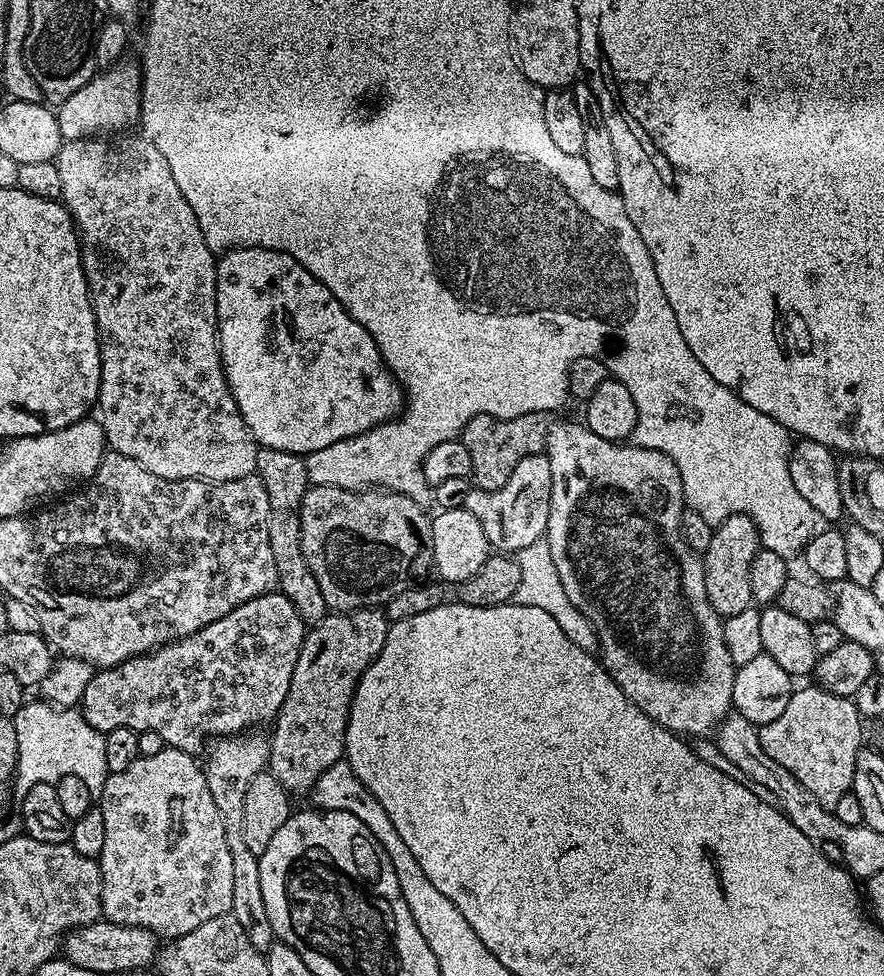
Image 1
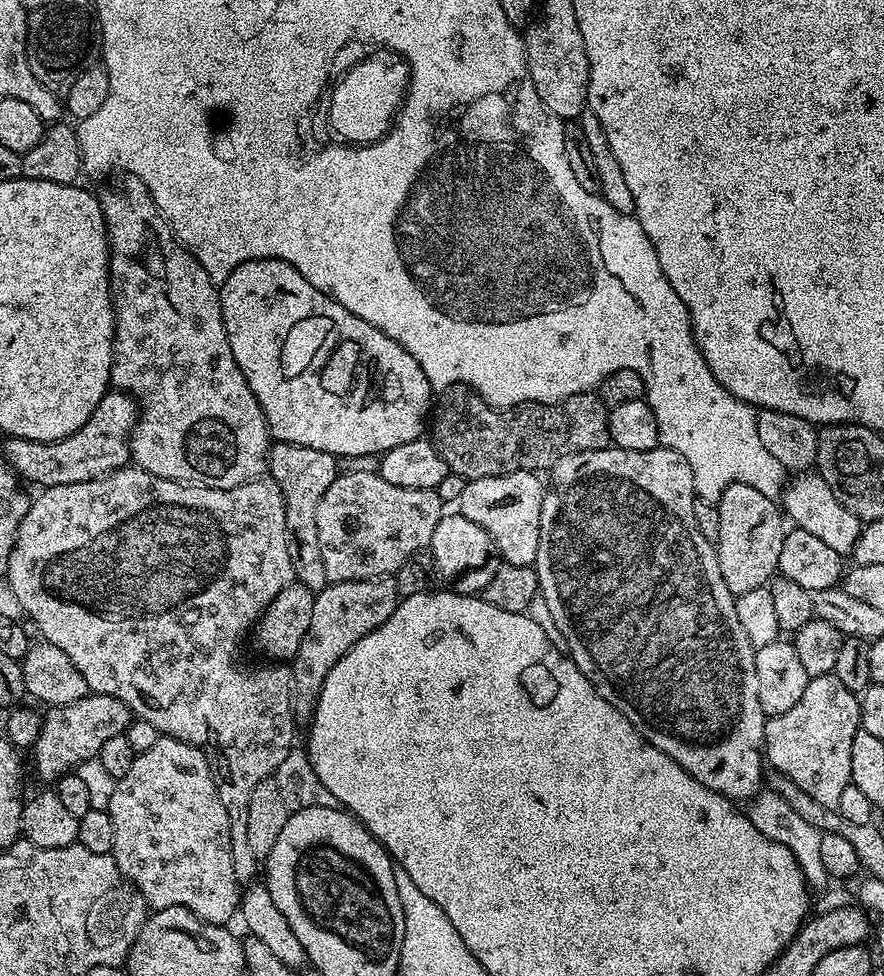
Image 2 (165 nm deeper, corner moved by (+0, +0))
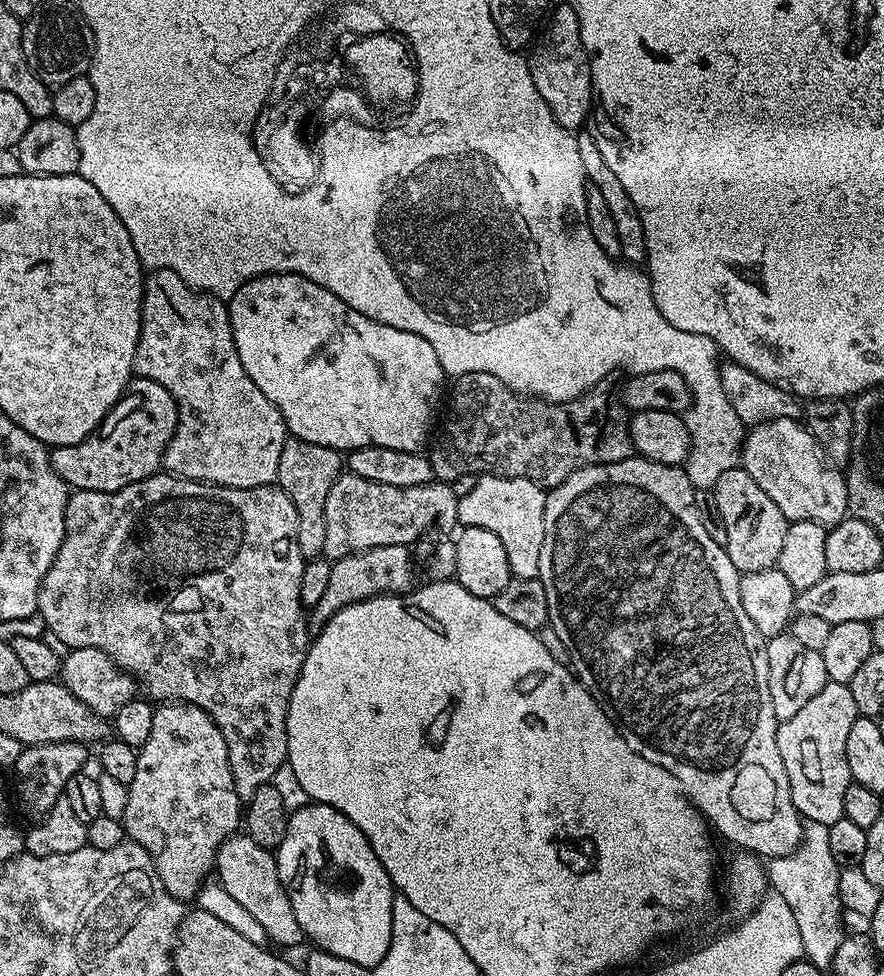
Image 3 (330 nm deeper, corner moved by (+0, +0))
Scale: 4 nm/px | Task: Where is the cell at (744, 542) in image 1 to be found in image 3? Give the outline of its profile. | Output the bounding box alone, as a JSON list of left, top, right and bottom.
[710,466,790,574]

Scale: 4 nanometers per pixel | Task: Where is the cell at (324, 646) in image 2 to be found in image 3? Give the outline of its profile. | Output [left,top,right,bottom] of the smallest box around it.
[310,544,418,626]

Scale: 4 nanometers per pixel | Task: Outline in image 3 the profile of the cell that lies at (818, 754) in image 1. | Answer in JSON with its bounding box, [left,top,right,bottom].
[777,682,857,825]

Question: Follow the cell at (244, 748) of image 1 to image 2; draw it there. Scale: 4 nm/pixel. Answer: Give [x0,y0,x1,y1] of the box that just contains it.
[6,466,296,886]

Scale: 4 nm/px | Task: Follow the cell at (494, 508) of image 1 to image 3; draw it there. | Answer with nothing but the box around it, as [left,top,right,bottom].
[456,476,548,580]

